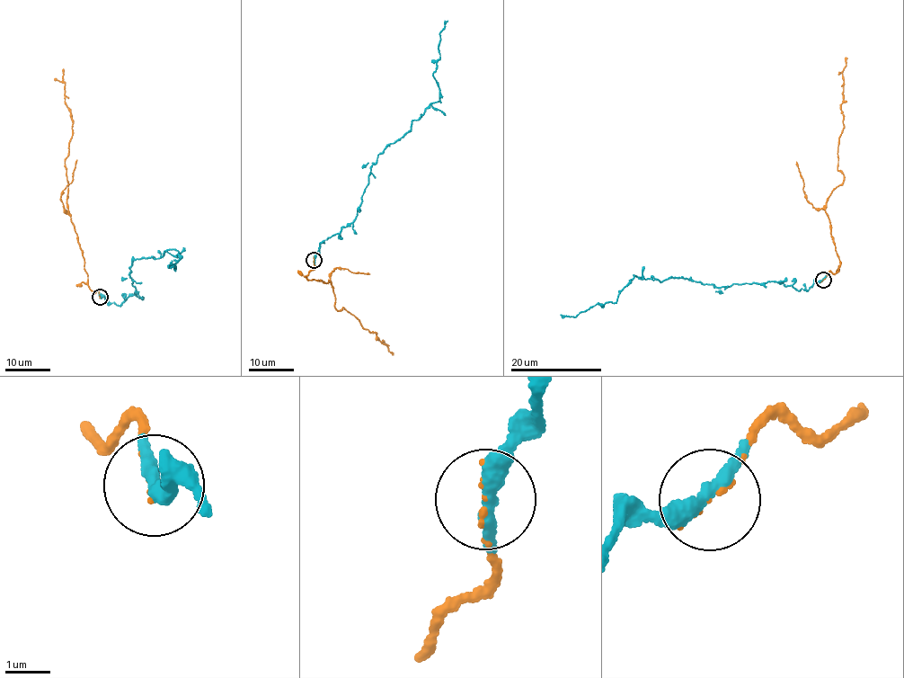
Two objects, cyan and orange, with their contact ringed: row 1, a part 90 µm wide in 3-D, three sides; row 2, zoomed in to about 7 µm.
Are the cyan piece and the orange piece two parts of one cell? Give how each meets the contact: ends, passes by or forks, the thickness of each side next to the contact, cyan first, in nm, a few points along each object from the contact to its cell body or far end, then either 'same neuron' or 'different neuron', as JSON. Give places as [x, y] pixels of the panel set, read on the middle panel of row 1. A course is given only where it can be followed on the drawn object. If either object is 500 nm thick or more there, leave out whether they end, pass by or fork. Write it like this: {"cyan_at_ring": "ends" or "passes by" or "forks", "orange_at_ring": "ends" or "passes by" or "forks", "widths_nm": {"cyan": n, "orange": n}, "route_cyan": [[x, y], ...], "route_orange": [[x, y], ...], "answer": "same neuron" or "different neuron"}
{"cyan_at_ring": "passes by", "orange_at_ring": "ends", "widths_nm": {"cyan": 320, "orange": 80}, "route_cyan": [[314, 260], [320, 243], [354, 219], [376, 157], [403, 138], [431, 103], [440, 102], [433, 75], [447, 21]], "route_orange": [[314, 260], [314, 267], [306, 279], [329, 281], [336, 308], [342, 307], [356, 316], [394, 353]], "answer": "same neuron"}

